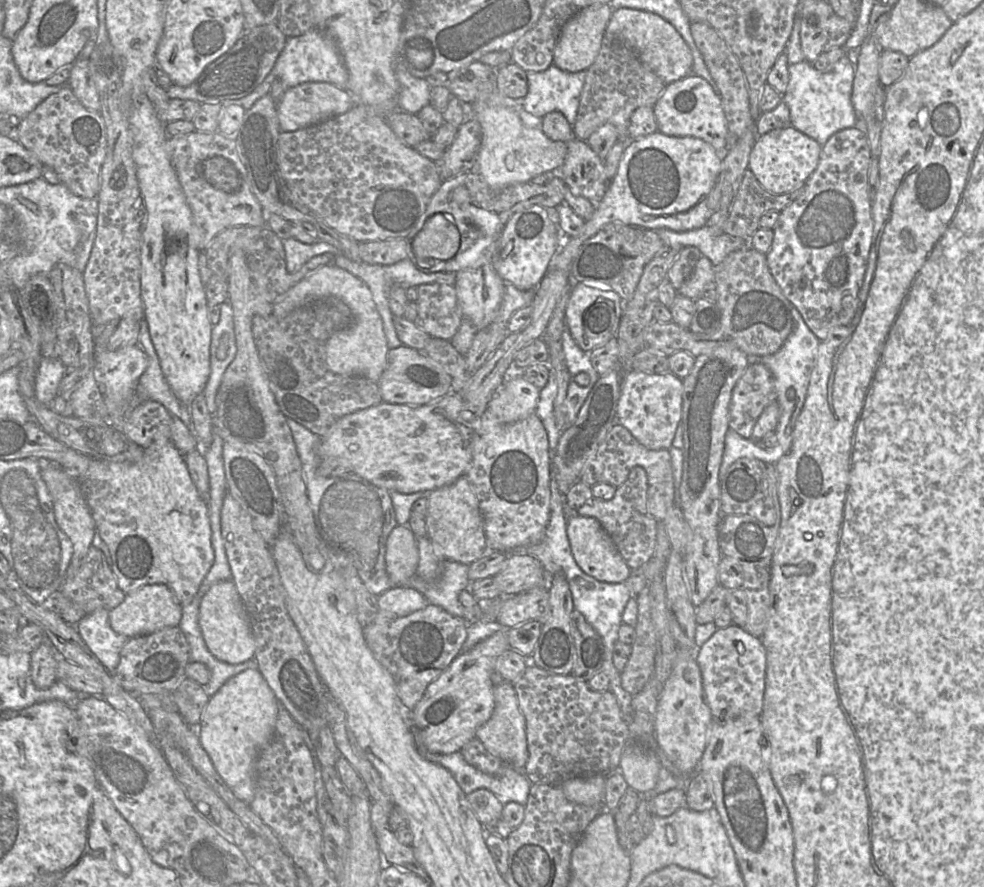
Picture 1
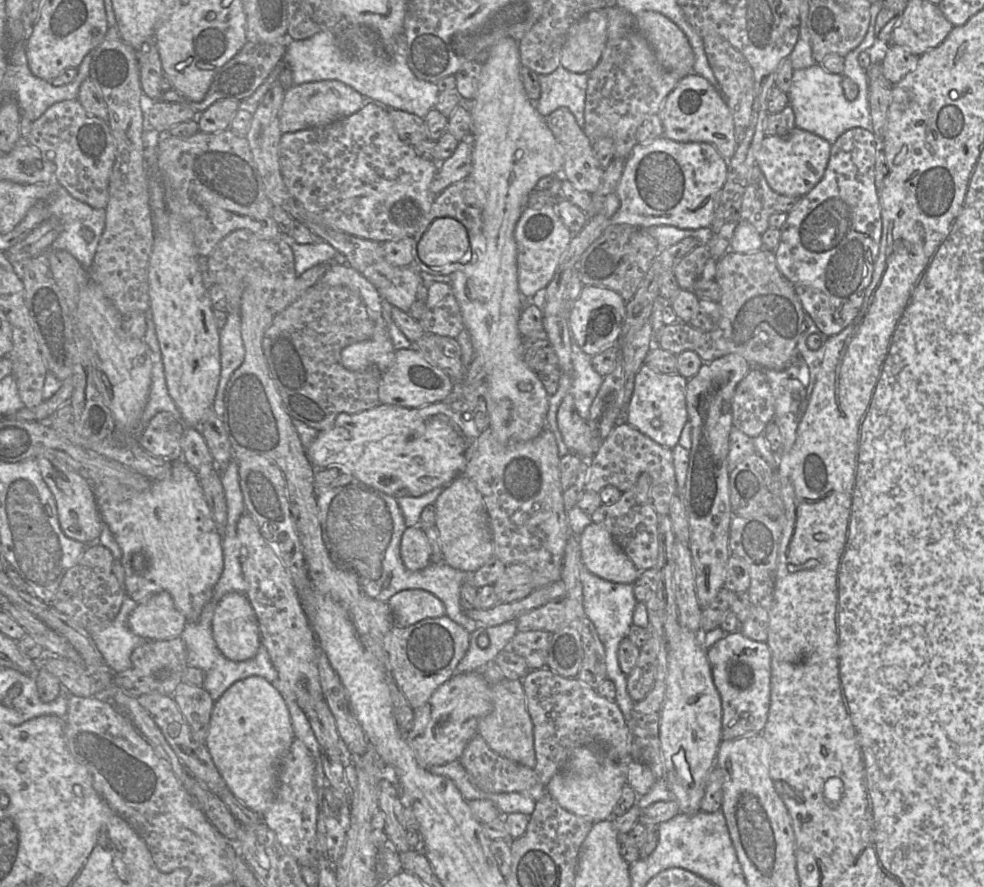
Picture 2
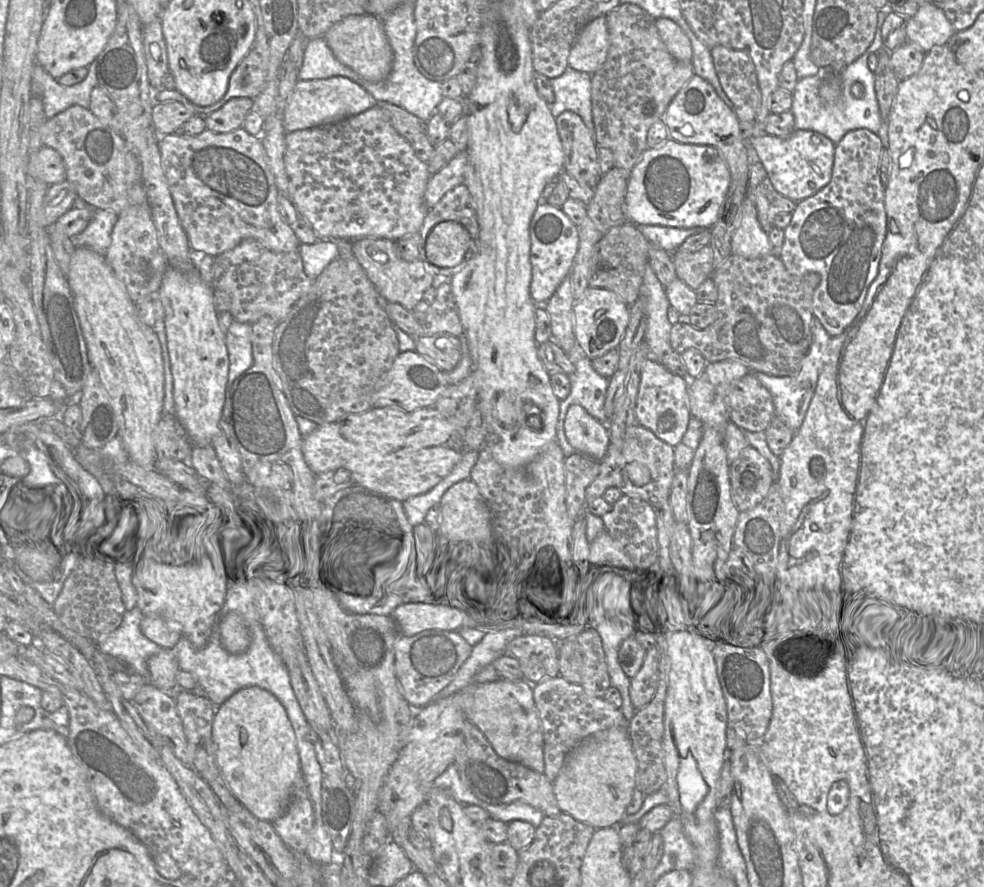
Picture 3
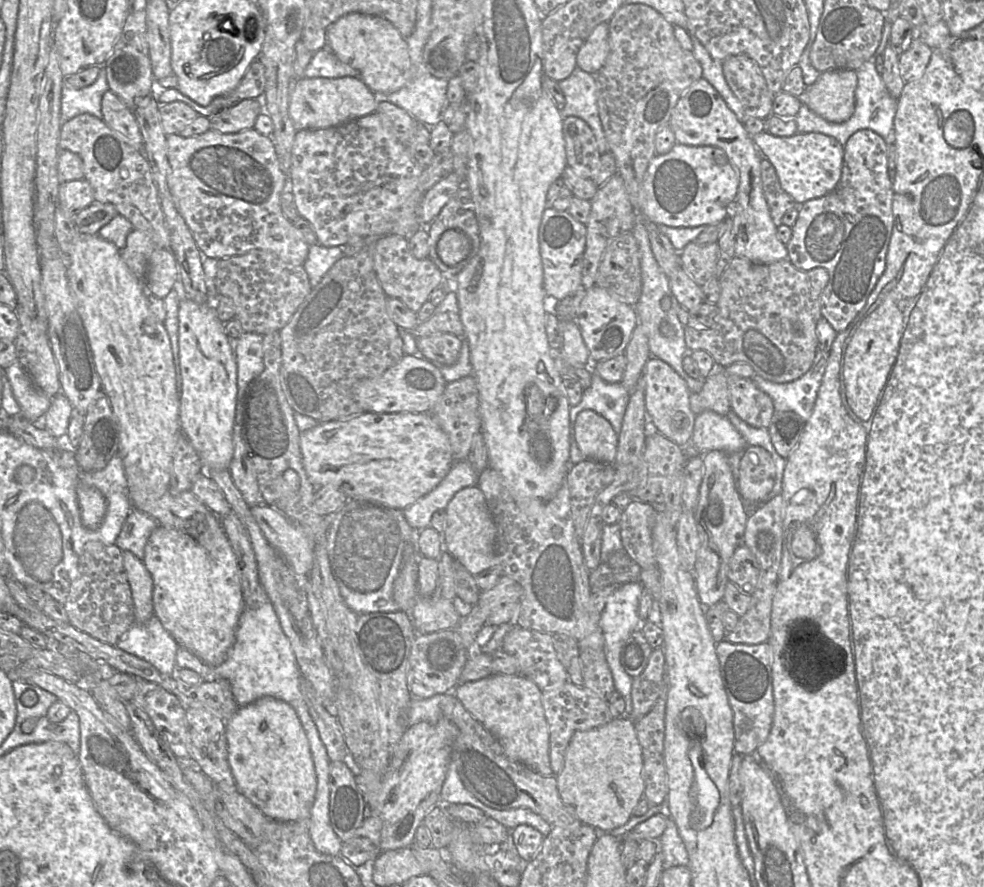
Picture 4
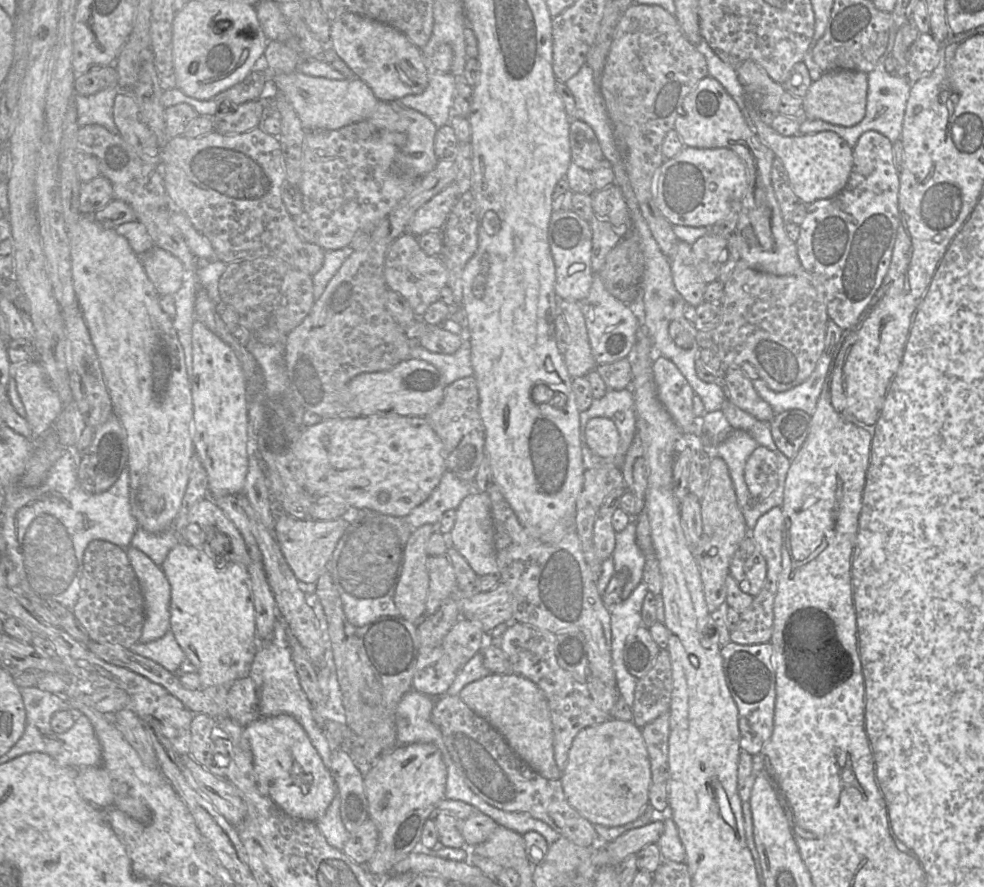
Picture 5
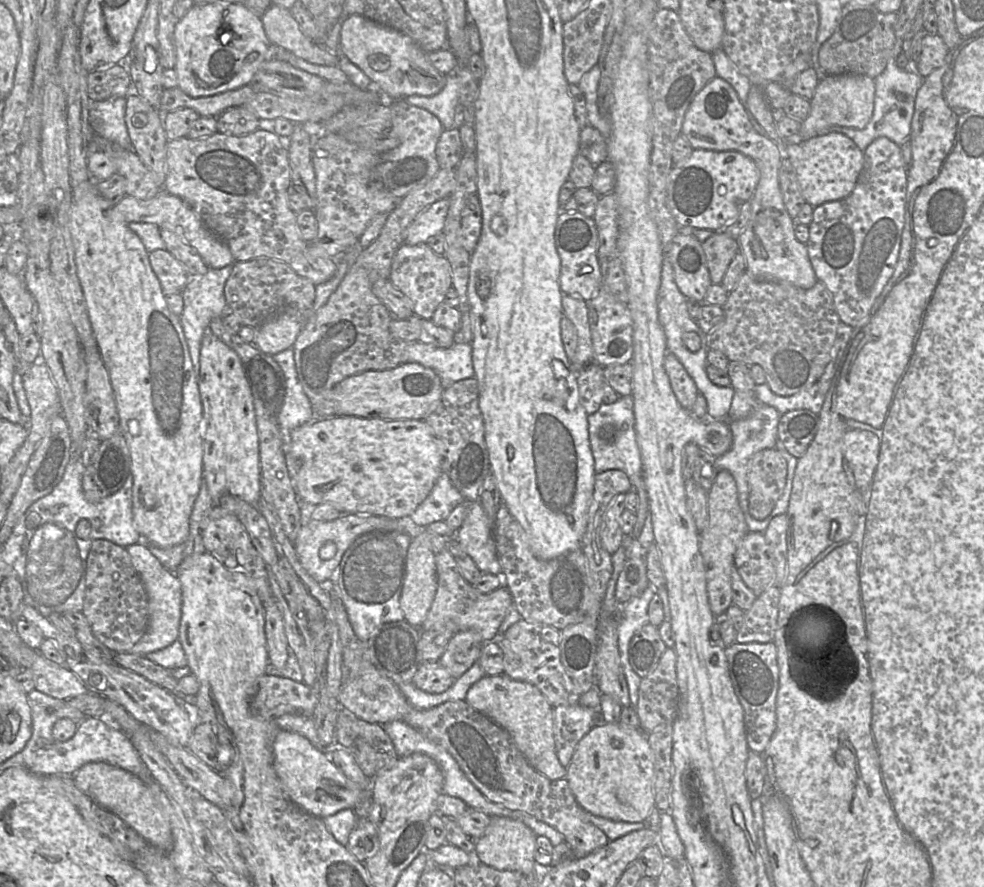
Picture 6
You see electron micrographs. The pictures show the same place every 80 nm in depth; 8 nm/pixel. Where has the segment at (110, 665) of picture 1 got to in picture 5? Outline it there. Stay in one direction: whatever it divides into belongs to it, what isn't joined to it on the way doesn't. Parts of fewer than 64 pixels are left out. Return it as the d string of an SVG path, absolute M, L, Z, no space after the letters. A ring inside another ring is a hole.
M171 631L149 643L137 642L129 650L153 660L174 674L177 673L180 665L186 659L185 653Z

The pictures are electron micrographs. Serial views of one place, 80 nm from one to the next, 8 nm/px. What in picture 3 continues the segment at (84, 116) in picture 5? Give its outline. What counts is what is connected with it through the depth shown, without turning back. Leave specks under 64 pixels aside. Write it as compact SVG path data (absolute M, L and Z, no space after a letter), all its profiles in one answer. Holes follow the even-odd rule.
M96 60L87 68L88 75L82 82L63 86L40 65L35 65L32 74L32 95L41 98L48 119L73 105L89 109L91 92L98 86Z

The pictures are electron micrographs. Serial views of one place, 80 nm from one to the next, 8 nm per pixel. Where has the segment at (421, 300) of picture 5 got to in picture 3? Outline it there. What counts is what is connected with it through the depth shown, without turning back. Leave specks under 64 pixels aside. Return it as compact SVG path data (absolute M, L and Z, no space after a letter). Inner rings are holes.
M360 238L352 241L352 253L367 277L386 302L398 303L408 311L422 300L424 292L432 287L435 276L429 273L420 260L407 262L398 256L396 242L385 238Z

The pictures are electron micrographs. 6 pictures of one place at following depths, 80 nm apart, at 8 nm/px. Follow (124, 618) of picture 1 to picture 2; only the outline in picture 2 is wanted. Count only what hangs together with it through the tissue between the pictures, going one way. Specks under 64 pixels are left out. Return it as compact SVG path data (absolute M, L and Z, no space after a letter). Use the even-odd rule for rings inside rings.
M162 591L138 603L128 618L129 628L149 640L170 640L180 637L186 618L178 611L170 593Z

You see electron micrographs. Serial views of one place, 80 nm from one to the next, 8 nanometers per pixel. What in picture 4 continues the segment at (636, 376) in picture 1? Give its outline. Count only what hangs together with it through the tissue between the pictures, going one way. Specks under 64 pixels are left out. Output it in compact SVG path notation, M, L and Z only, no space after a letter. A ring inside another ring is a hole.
M651 357L642 374L645 410L651 430L656 430L678 446L685 446L691 439L696 415L690 407L691 391L686 381L666 362Z

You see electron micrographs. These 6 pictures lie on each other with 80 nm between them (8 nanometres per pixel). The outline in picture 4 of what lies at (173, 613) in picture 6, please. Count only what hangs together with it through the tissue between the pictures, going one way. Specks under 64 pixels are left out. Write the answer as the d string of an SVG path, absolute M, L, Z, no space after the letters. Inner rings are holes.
M123 551L124 568L131 588L135 620L143 624L154 616L153 579L142 559Z

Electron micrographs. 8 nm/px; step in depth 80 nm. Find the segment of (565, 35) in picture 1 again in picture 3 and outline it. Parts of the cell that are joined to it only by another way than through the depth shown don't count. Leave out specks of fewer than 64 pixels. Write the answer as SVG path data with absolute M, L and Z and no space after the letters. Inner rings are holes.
M601 16L587 24L578 35L568 57L568 67L592 75L606 61L608 46L606 17Z

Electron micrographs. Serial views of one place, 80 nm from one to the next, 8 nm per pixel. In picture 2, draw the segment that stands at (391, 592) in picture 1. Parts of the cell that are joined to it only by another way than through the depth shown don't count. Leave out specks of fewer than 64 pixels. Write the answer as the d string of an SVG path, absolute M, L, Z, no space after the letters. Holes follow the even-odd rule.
M422 589L397 592L388 600L394 626L408 627L426 618L446 615L443 602L432 593Z

